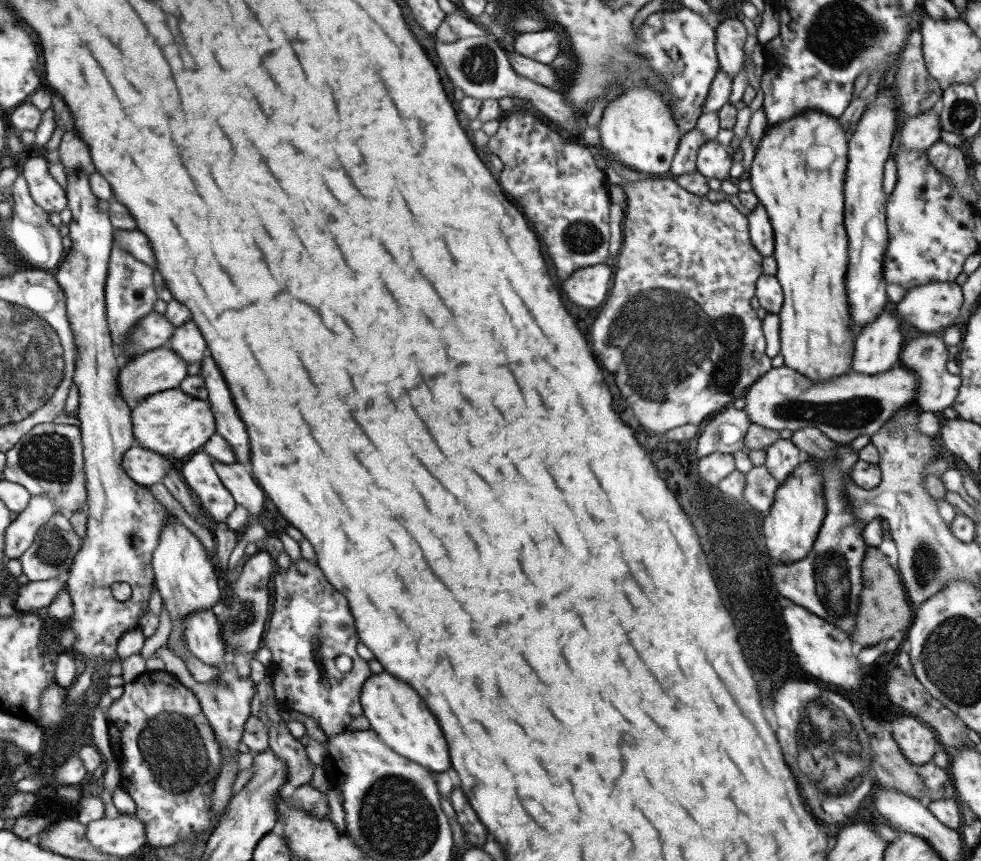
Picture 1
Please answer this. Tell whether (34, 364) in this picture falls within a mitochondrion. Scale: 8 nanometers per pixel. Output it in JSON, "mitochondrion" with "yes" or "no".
{"mitochondrion":"yes"}

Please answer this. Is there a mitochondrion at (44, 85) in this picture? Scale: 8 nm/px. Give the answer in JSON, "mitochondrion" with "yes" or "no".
{"mitochondrion":"no"}

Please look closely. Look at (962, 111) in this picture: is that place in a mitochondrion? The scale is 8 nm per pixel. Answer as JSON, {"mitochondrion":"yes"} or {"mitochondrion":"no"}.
{"mitochondrion":"yes"}

